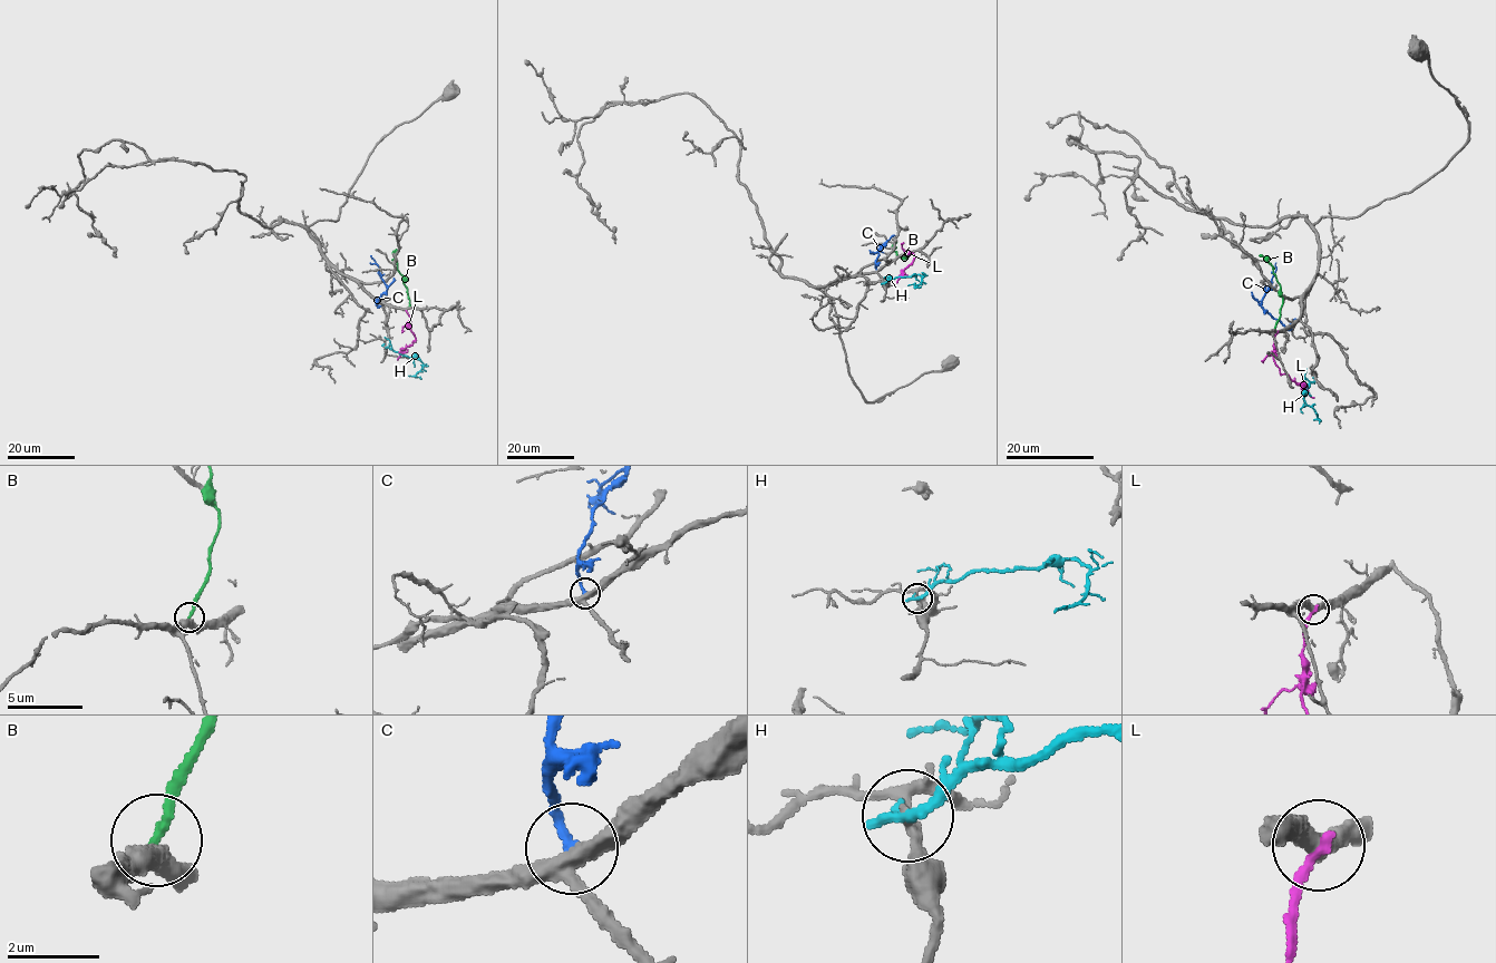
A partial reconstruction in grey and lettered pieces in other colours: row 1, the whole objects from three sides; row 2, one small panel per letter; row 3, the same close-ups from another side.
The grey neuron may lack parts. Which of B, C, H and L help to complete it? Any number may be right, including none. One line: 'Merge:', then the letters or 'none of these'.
Merge: none of these

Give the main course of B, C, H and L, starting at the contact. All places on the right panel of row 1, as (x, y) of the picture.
B: (1274, 329), (1283, 303), (1281, 285), (1272, 266), (1259, 255)
C: (1297, 320), (1284, 327), (1261, 305), (1276, 263)
H: (1314, 381), (1307, 387), (1303, 400), (1319, 424)
L: (1276, 331), (1273, 360), (1280, 372), (1300, 383), (1313, 398)

